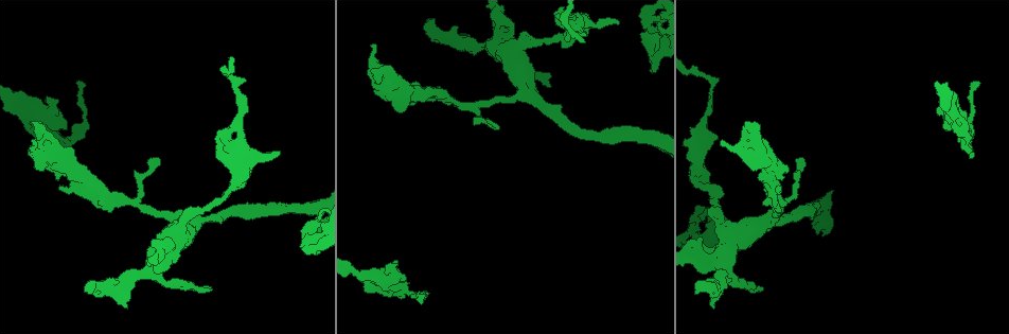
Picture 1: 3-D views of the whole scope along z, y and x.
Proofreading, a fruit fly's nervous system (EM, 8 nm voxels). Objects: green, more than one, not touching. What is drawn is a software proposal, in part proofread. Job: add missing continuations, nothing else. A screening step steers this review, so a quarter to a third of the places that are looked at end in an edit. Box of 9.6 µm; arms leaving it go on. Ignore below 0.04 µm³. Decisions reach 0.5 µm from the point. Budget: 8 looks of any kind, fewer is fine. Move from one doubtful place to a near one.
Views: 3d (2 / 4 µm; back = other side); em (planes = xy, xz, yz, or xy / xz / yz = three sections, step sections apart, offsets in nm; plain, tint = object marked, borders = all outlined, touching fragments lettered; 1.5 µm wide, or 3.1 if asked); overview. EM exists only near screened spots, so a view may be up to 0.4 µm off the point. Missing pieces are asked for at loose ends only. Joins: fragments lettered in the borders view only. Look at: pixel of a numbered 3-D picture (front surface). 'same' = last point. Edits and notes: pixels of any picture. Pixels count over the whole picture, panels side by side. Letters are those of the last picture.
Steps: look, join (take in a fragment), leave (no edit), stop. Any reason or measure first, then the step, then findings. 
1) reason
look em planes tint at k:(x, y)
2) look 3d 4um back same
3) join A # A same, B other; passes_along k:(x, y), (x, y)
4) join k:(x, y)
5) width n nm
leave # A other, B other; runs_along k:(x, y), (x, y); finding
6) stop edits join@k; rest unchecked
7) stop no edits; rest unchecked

free end
look 3d 2um at 1:(277, 152)

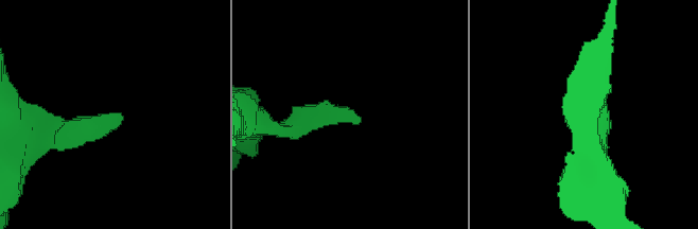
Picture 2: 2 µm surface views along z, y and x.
look em xz step 8 borders at 2:(118, 114)

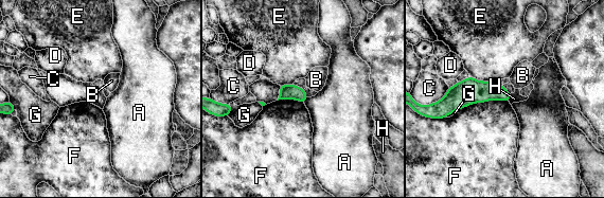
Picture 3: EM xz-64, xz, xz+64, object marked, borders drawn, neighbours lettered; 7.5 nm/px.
look em planes borders same

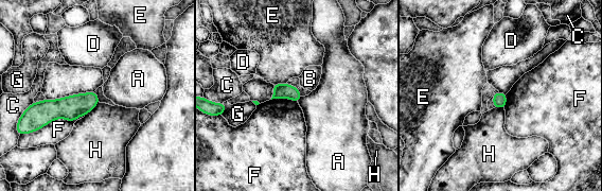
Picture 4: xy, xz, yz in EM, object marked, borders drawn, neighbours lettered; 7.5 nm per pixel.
width 110 nm
leave # A other, B other, C other, D other, E other, F other, G other, H other; border 4:(302, 97), (298, 102); none of them fits

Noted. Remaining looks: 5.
an open end
look em xz step 8 borders at 1:(654, 71)

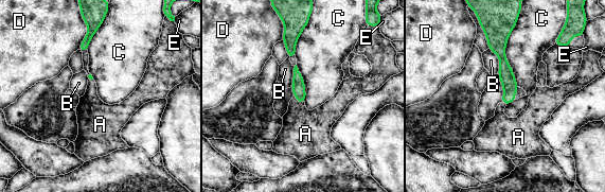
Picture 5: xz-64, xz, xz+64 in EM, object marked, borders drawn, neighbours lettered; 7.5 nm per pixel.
another direction
look em planes borders same

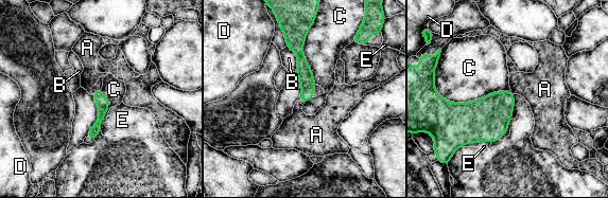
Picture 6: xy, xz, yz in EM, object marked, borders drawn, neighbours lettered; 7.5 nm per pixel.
join A # A same, B other, C other, D other, E other; it goes on there

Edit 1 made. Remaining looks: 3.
see it whole again
look overview

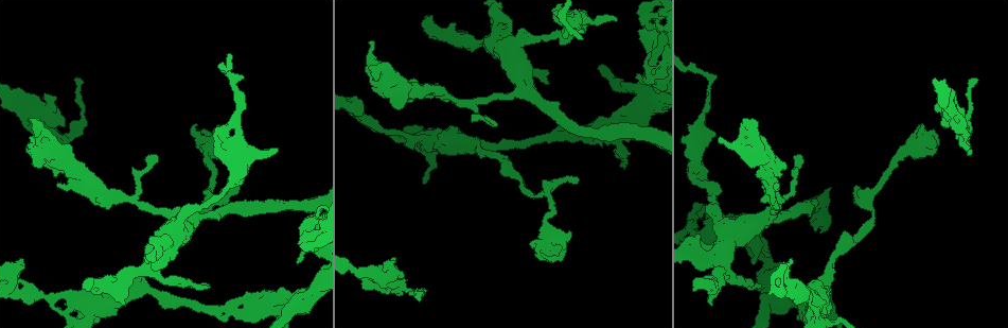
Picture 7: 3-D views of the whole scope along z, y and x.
branch stops here
look em planes borders at 7:(774, 184)

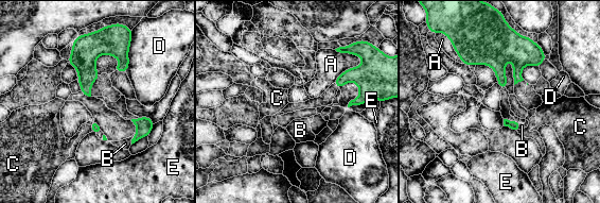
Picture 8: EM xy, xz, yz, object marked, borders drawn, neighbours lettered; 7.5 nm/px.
join B # A other, B same, C other, D other, E other; it goes on there

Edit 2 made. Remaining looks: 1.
stop edits join@6, join@8; rest unchecked

